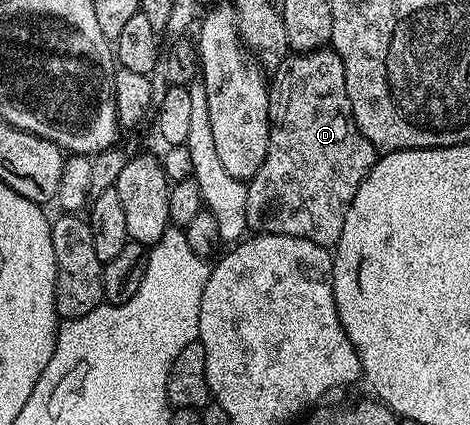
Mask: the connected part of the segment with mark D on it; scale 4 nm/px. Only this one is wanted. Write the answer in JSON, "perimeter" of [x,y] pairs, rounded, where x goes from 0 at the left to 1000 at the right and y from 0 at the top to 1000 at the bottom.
{"perimeter":[[[709,115],[613,127],[594,158],[583,160],[572,221],[577,228],[572,351],[555,398],[547,398],[547,407],[526,431],[523,532],[543,548],[640,558],[685,581],[711,584],[730,555],[743,482],[760,445],[768,445],[802,372],[798,346],[777,322],[777,313],[768,313],[751,275],[734,153]]]}

